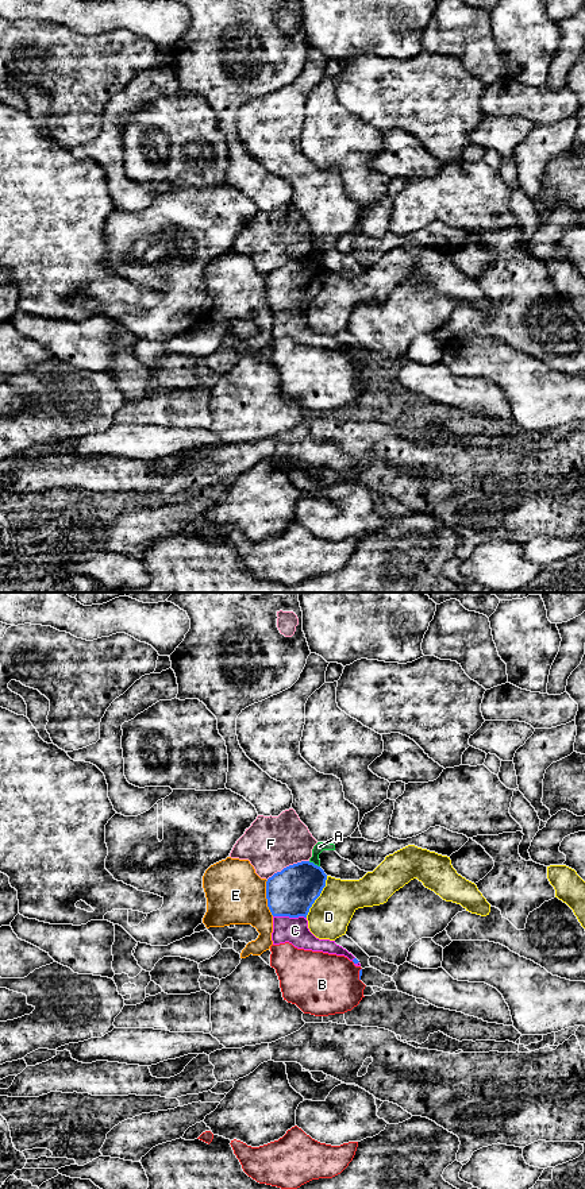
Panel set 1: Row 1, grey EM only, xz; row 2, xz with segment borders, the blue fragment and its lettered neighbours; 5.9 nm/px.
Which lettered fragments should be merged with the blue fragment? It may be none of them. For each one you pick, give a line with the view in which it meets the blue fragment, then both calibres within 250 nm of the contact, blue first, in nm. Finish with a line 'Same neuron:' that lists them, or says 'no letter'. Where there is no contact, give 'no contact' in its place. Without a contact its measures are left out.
C: meets blue in xz; 280 nm thick on the blue side, 160 nm on the other
Same neuron: C

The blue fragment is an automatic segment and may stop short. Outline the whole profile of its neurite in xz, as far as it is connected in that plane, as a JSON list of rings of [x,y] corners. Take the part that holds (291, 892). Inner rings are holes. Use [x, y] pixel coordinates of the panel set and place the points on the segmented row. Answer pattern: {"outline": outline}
{"outline": [[[309,861],[274,873],[266,881],[268,907],[273,915],[273,945],[289,942],[297,949],[355,957],[335,941],[319,939],[308,929],[307,915],[326,887],[327,875]]]}

